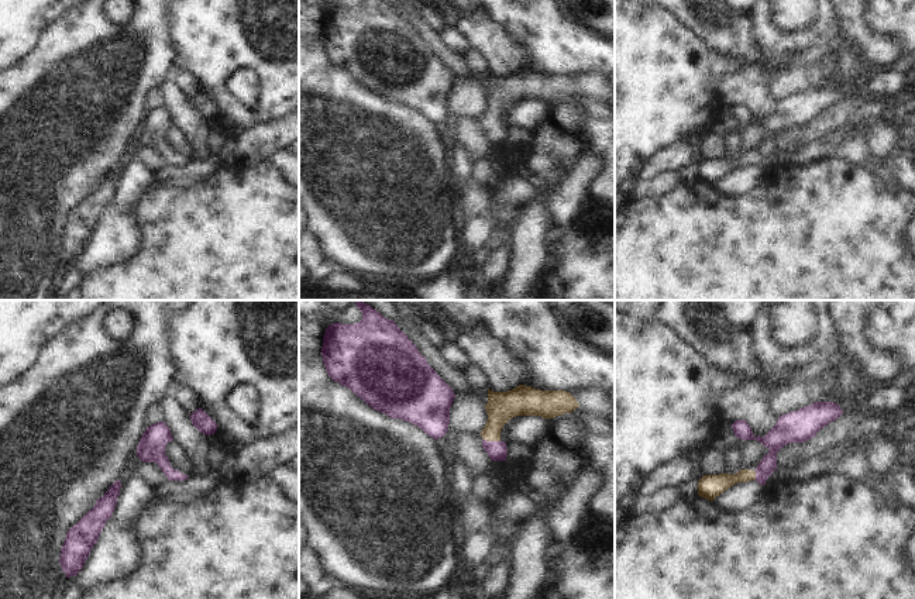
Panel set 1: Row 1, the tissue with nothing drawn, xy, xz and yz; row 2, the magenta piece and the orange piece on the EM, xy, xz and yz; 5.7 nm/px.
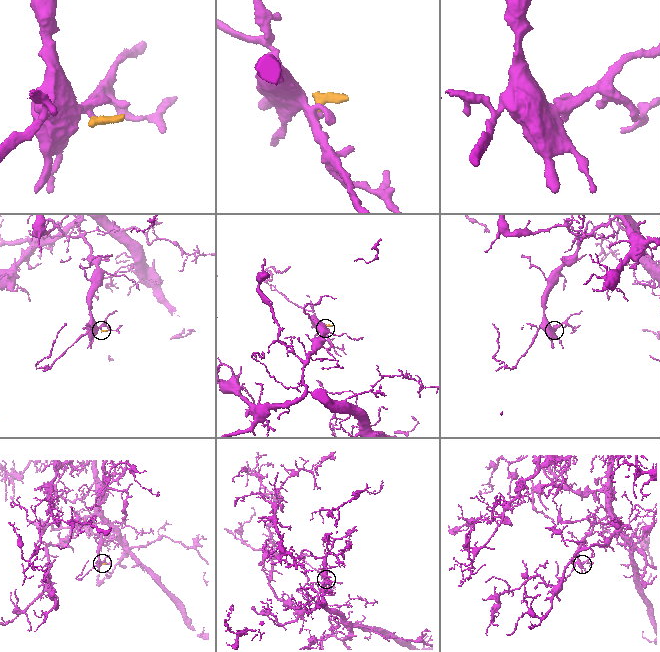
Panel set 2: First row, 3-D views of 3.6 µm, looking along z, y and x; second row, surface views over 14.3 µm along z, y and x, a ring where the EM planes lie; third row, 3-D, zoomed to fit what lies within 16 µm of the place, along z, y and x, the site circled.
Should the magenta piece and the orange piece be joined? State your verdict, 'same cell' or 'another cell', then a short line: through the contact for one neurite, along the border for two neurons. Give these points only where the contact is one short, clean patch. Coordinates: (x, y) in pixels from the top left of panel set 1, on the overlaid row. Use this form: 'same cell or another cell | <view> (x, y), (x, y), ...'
same cell | xz (496, 450), (491, 441), (491, 431), (502, 406)

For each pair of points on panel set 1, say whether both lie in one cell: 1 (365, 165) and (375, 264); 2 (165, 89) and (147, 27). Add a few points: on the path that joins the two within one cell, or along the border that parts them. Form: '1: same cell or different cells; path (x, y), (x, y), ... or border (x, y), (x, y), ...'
1: same cell; path (375, 189), (375, 240)
2: different cells; border (171, 76), (157, 88)

